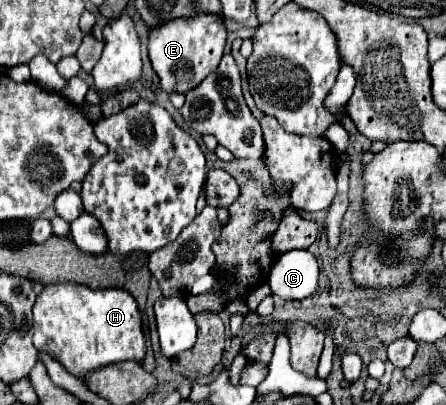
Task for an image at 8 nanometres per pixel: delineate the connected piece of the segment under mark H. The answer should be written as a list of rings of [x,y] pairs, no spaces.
[[[55,283],[43,289],[41,295],[37,295],[37,301],[33,305],[33,343],[35,349],[41,353],[51,355],[55,361],[59,361],[67,373],[71,373],[75,379],[85,383],[85,377],[101,367],[107,367],[111,363],[121,361],[143,361],[145,357],[145,335],[141,327],[141,315],[137,309],[135,299],[123,291],[123,289],[89,289],[85,285],[77,283]]]

